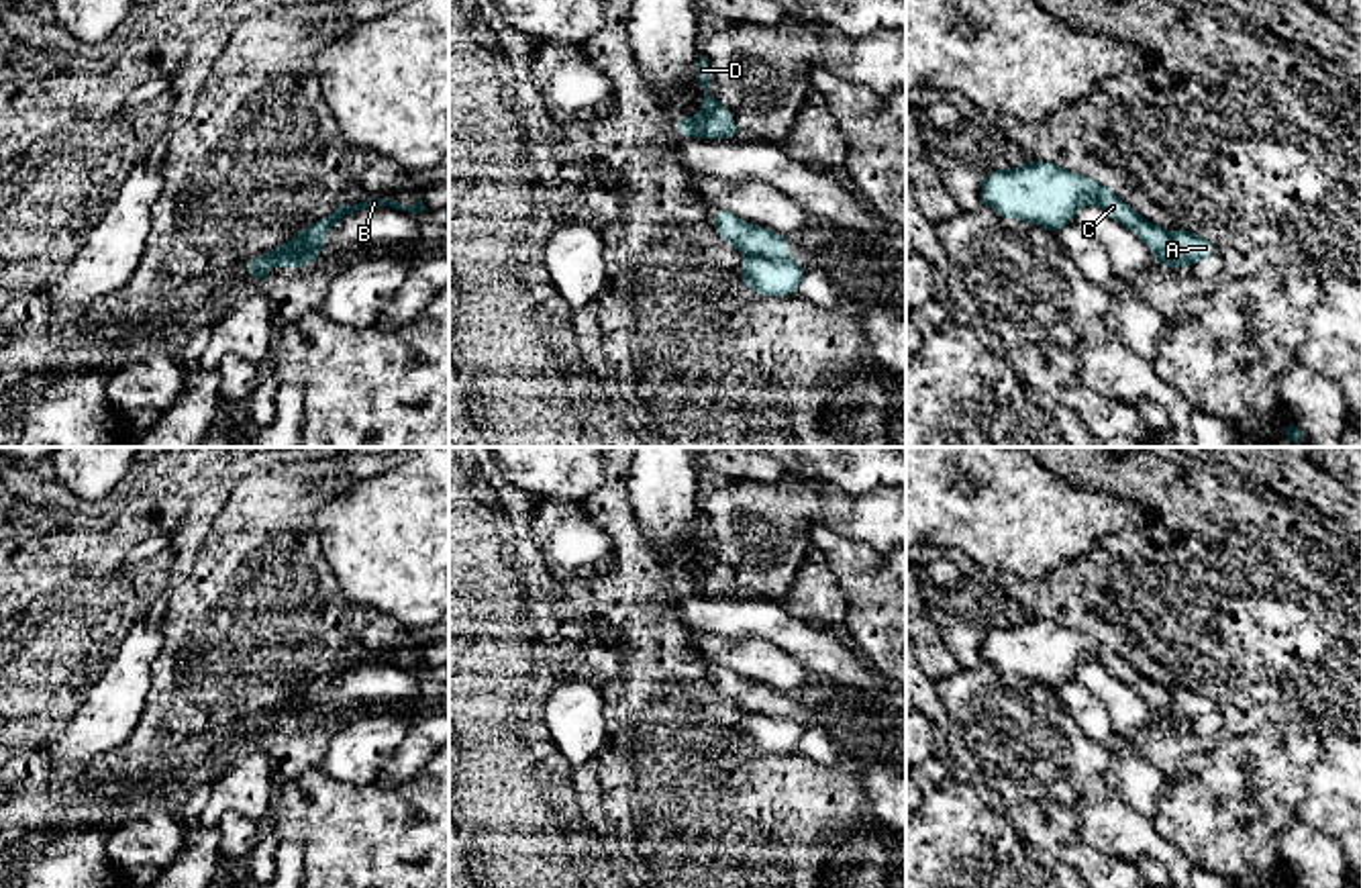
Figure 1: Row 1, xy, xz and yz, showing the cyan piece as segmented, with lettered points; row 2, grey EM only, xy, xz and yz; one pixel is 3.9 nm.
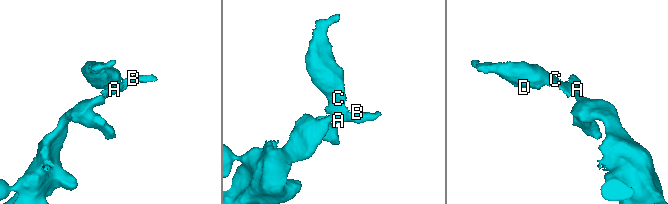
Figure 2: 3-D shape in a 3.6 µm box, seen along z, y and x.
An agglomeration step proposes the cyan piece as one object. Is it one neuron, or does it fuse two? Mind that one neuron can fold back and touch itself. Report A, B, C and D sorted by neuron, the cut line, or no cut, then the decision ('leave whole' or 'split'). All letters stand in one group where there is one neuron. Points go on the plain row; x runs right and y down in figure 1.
A B / C D | xz (778, 713), (747, 715) | split

